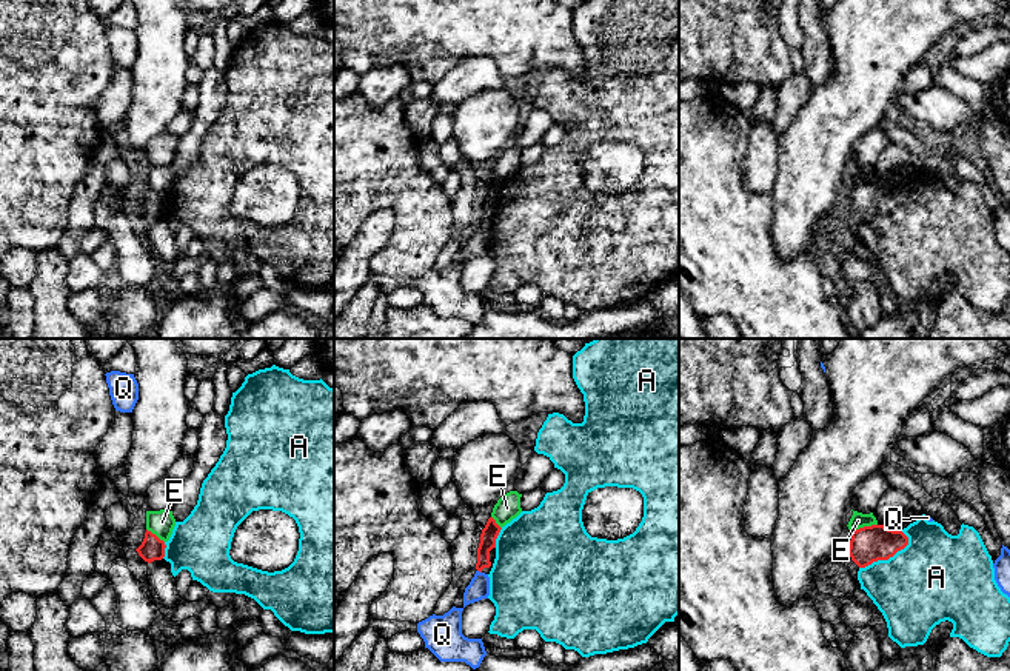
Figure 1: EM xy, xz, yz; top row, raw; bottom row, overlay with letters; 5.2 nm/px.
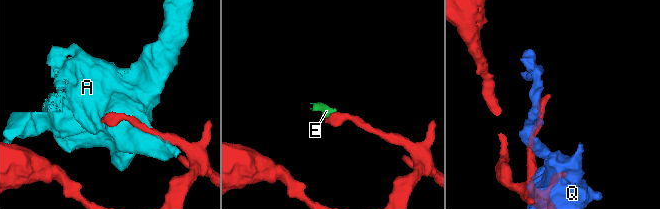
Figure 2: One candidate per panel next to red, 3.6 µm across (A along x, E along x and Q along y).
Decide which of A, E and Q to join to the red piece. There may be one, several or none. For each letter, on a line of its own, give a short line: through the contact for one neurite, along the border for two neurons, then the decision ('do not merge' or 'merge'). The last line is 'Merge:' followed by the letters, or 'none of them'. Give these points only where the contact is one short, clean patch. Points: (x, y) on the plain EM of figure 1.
A: do not merge
E: line yz (876, 179), (859, 182), (852, 188); do not merge
Q: do not merge
Merge: none of them

